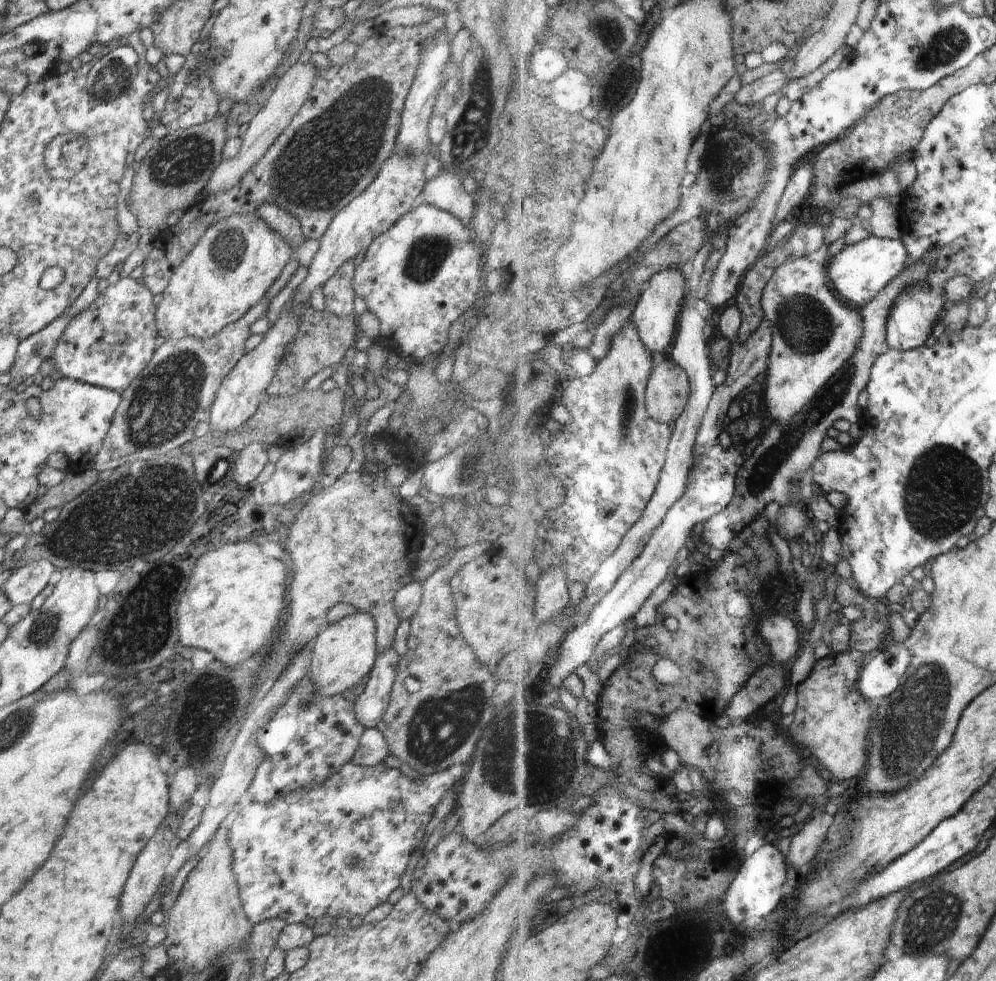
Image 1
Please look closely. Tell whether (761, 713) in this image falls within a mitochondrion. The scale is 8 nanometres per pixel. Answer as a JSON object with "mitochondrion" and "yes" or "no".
{"mitochondrion":"no"}

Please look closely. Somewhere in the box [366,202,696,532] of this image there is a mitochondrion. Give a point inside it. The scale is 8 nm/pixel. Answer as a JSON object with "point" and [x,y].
{"point":[427,256]}

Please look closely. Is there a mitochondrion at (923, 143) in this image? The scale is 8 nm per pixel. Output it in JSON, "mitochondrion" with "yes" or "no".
{"mitochondrion":"no"}

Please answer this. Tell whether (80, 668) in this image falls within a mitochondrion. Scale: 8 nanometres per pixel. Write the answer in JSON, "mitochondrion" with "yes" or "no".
{"mitochondrion":"no"}

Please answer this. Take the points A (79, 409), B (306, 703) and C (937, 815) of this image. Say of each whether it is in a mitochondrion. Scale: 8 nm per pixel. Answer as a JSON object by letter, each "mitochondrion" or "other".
{"A":"other","B":"mitochondrion","C":"other"}

